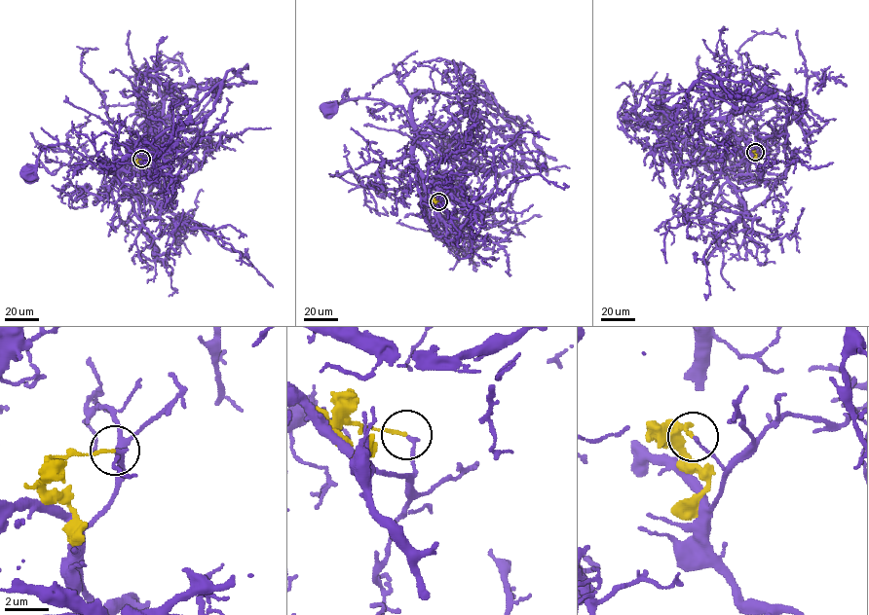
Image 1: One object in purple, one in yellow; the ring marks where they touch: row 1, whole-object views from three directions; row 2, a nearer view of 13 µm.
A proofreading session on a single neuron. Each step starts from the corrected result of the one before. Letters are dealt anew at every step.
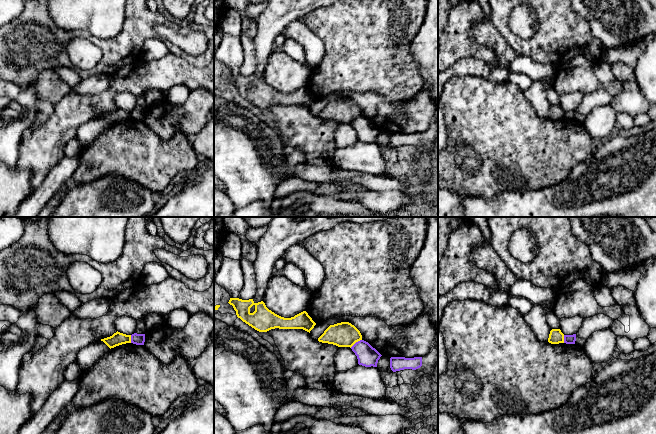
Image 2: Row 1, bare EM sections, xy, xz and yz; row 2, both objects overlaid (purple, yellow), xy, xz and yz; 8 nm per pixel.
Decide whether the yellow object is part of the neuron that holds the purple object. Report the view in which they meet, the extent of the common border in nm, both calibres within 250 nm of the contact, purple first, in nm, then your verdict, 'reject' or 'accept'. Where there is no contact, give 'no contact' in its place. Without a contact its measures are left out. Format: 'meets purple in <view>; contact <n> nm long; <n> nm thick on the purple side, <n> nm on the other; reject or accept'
meets purple in xz; contact 120 nm long; 170 nm thick on the purple side, 200 nm on the other; reject

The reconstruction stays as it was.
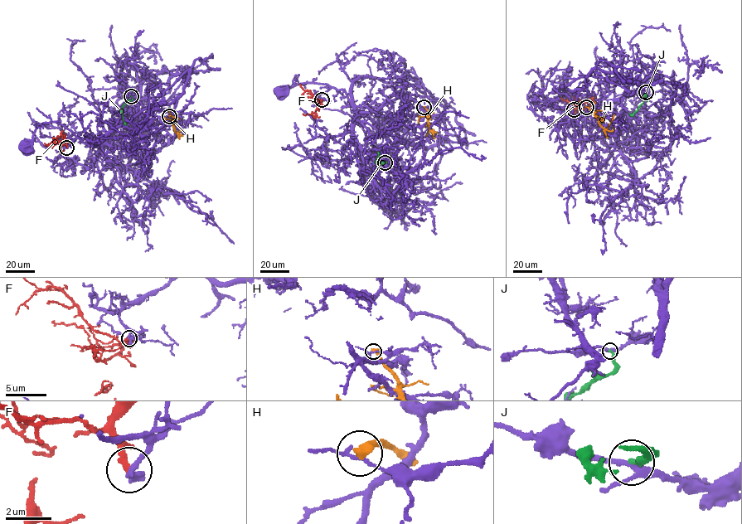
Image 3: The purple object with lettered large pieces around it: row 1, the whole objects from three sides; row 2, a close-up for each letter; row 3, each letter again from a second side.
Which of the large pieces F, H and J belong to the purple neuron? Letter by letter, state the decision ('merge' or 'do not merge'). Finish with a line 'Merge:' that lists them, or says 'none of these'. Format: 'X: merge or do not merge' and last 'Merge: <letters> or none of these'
F: do not merge
H: do not merge
J: do not merge
Merge: none of these

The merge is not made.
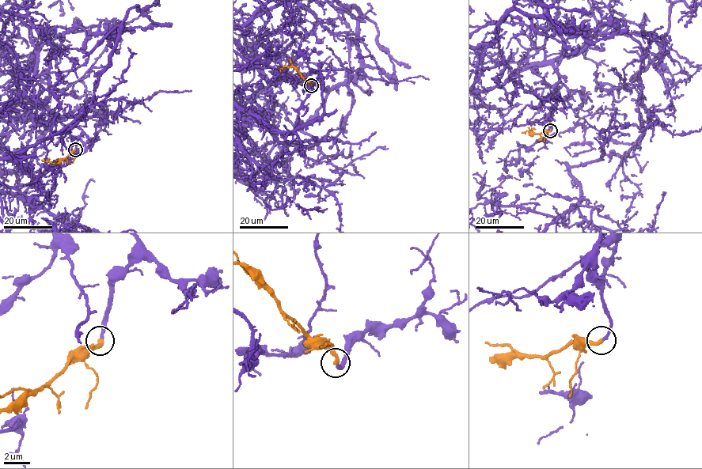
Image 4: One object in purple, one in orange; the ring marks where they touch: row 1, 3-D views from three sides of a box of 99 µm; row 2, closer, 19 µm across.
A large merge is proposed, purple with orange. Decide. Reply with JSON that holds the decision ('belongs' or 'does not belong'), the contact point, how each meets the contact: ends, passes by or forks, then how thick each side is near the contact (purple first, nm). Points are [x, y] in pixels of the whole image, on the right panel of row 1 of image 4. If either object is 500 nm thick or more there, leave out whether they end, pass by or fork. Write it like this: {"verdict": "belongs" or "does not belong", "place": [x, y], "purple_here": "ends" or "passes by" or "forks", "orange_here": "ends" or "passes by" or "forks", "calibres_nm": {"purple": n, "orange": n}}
{"verdict": "belongs", "place": [550, 130], "purple_here": "ends", "orange_here": "ends", "calibres_nm": {"purple": 240, "orange": 320}}

